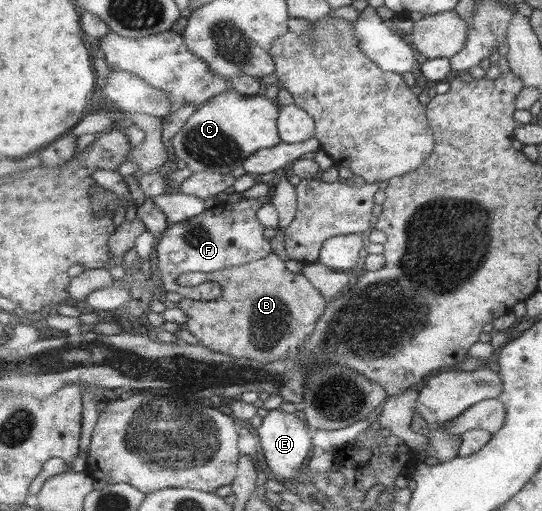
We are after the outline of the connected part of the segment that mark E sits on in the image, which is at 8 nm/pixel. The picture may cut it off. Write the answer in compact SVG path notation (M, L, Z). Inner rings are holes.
M276 408L265 413L265 419L257 431L263 456L274 475L282 477L284 480L296 479L309 459L308 455L313 446L313 429L304 421L300 421L296 415L284 413L282 409Z

